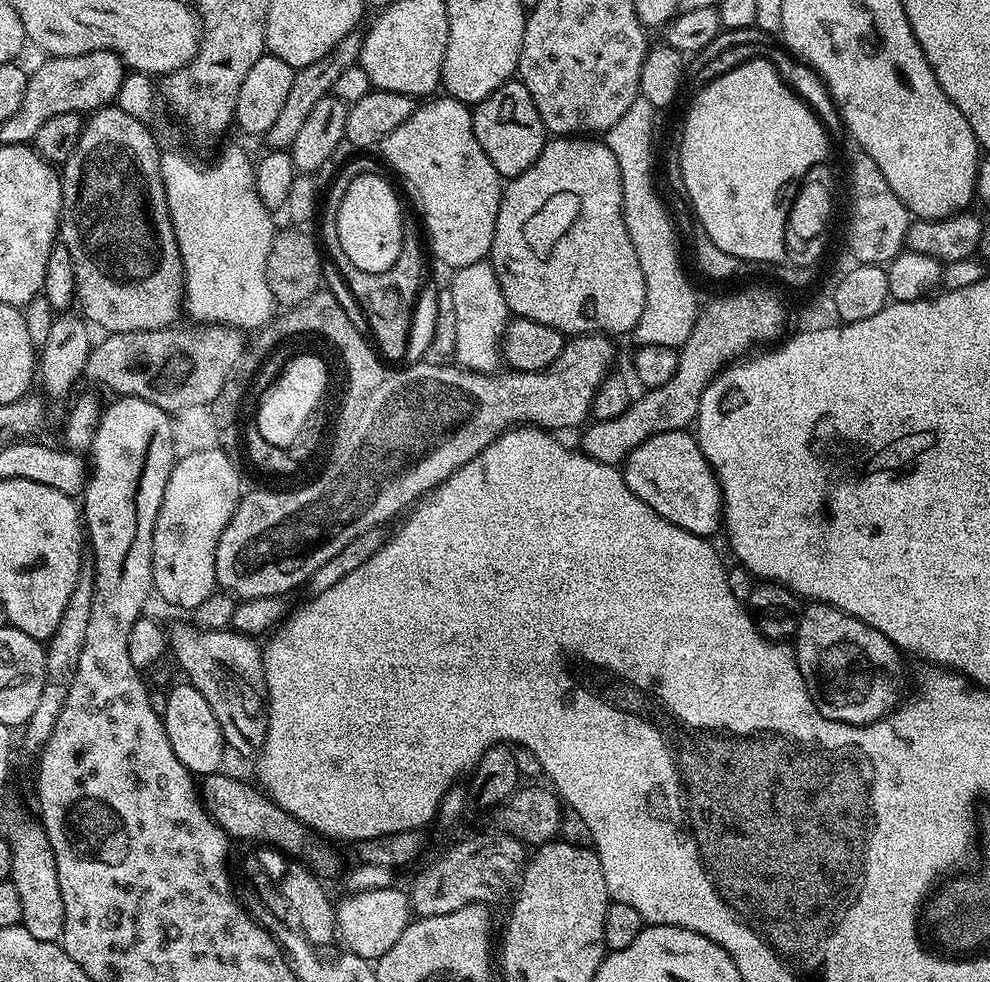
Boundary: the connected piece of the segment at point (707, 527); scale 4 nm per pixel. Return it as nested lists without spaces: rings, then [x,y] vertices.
[[[691,431],[658,433],[646,438],[623,459],[622,471],[632,493],[666,522],[705,538],[715,537],[715,532],[721,531],[724,499],[720,484]]]

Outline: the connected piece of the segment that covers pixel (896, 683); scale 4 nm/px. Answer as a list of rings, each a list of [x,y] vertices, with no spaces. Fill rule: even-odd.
[[[812,602],[801,611],[798,630],[794,637],[794,651],[796,665],[814,706],[834,722],[872,724],[894,711],[905,699],[904,666],[900,662],[902,656],[896,645],[886,638],[886,634],[874,630],[866,622],[834,606]]]

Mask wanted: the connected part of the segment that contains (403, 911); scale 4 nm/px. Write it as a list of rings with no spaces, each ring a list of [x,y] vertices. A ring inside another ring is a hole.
[[[399,886],[383,888],[382,890],[366,890],[345,895],[341,904],[335,905],[336,926],[338,936],[344,939],[343,947],[362,959],[375,962],[402,938],[402,930],[414,919],[412,902],[407,891]]]

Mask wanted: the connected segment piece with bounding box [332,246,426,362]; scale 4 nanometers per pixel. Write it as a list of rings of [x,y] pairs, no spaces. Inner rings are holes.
[[[406,246],[402,254],[398,254],[398,262],[394,262],[390,270],[382,270],[382,274],[366,274],[366,270],[358,270],[352,265],[350,258],[346,258],[346,254],[339,250],[333,251],[332,260],[341,268],[340,276],[344,279],[349,294],[356,299],[365,322],[368,323],[367,331],[376,351],[385,361],[403,361],[410,338],[411,318],[416,300],[426,283],[423,254],[415,252],[412,246]]]

